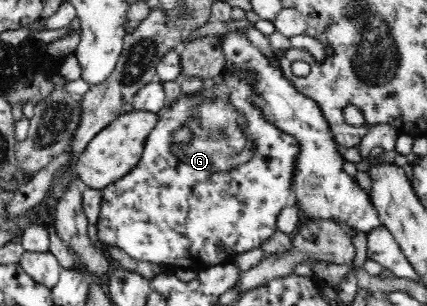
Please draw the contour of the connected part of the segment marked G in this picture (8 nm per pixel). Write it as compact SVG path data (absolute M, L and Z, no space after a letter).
M239 71L235 73L229 73L226 77L225 75L219 75L217 78L213 78L211 81L207 81L204 84L204 88L202 92L199 94L197 98L191 95L181 95L175 102L172 102L170 105L167 105L162 108L162 110L158 113L158 121L157 124L154 126L154 129L147 135L144 151L139 159L137 166L129 174L123 175L117 182L113 182L110 186L107 186L102 191L102 201L101 201L101 208L100 208L100 215L98 221L96 222L97 225L97 236L98 241L97 245L103 249L107 246L114 246L115 248L120 248L128 254L131 258L135 260L144 260L145 262L150 262L153 264L160 264L168 266L168 270L175 271L179 269L183 270L192 270L196 274L203 268L209 268L210 266L221 265L225 262L233 260L237 254L241 254L241 252L247 252L247 250L253 250L253 248L259 248L265 240L269 240L275 232L277 232L277 217L281 214L281 210L283 207L293 203L293 182L294 182L294 172L295 172L295 158L299 154L299 141L295 139L295 137L291 136L291 134L284 133L283 130L279 129L279 127L275 126L275 124L267 121L265 118L265 113L257 107L257 105L253 105L253 101L251 101L251 96L253 96L253 73L247 73L247 71Z

